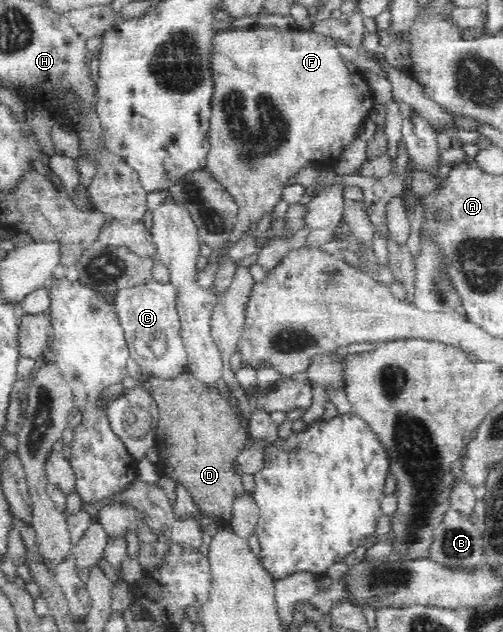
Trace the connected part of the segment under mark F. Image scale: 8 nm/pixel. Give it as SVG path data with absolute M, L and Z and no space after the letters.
M253 24L248 29L235 28L226 31L216 30L211 37L210 51L210 72L211 83L213 83L213 94L211 95L210 107L210 129L209 142L211 148L207 157L206 169L218 183L221 183L232 194L234 202L239 206L236 226L229 235L228 242L233 244L238 238L244 237L241 233L247 230L247 225L254 220L258 222L264 215L270 211L282 199L282 189L289 179L302 167L311 161L336 161L344 153L345 147L357 139L363 122L370 113L370 108L375 104L374 94L370 91L370 86L363 80L360 72L350 73L344 61L342 61L336 41L331 37L316 33L316 31L302 30L299 28L276 29L276 27L262 27L259 24Z

